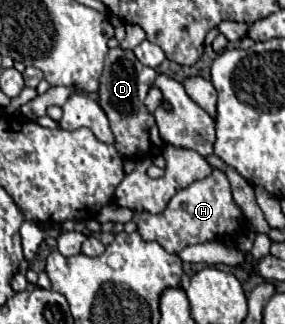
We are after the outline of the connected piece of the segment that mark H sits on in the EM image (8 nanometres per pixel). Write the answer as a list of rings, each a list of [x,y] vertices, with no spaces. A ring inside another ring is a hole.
[[[218,169],[212,171],[206,179],[192,183],[186,189],[180,189],[166,205],[162,213],[146,213],[134,209],[132,221],[136,223],[136,231],[144,241],[154,241],[162,245],[168,253],[180,253],[188,245],[214,241],[224,235],[238,235],[244,231],[244,215],[240,207],[234,203],[230,193],[230,183],[226,175]]]

